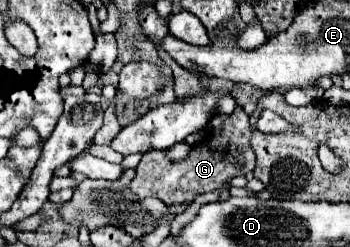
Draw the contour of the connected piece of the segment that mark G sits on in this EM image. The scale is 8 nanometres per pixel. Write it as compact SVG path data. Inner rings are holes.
M236 104L236 110L226 118L222 128L218 132L212 132L200 144L192 146L190 154L184 160L172 162L170 158L166 158L164 150L146 152L136 168L136 176L130 184L130 188L132 188L132 192L136 192L142 198L152 194L168 206L192 202L198 194L206 194L206 192L214 192L214 190L222 190L220 200L224 200L230 196L230 180L234 176L246 176L248 172L254 170L256 158L250 148L252 130L254 128L248 122L248 114L242 110L240 104ZM238 152L242 152L242 160L244 160L242 166L236 164Z

